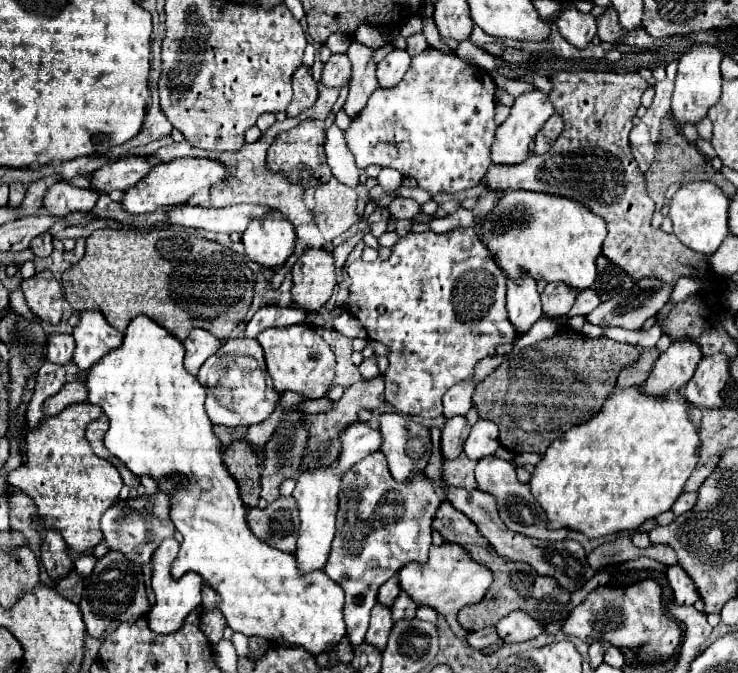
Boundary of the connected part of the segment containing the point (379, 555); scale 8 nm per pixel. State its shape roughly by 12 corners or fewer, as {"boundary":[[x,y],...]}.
{"boundary":[[382,451],[344,475],[324,573],[364,641],[378,587],[424,563],[440,503]]}

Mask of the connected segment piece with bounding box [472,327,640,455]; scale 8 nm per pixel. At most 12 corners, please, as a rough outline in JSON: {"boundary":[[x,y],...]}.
{"boundary":[[562,327],[474,391],[512,453],[600,411],[640,349]]}

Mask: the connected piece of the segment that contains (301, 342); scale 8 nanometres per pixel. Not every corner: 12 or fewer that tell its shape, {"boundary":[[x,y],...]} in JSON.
{"boundary":[[308,325],[264,329],[276,391],[312,399],[332,387],[336,357]]}

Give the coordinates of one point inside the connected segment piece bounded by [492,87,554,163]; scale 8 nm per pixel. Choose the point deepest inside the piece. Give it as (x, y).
(530, 111)

